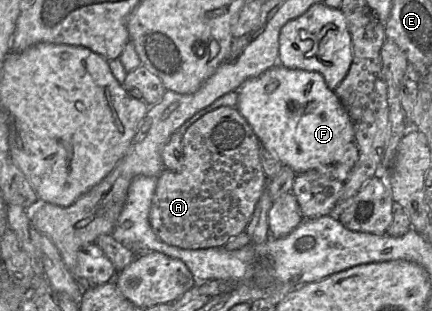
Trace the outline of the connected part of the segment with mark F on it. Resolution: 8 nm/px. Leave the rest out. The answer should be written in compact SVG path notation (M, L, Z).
M277 63L240 86L236 108L249 123L261 145L297 175L333 163L342 156L349 143L355 142L353 123L346 109L318 72L290 69Z

